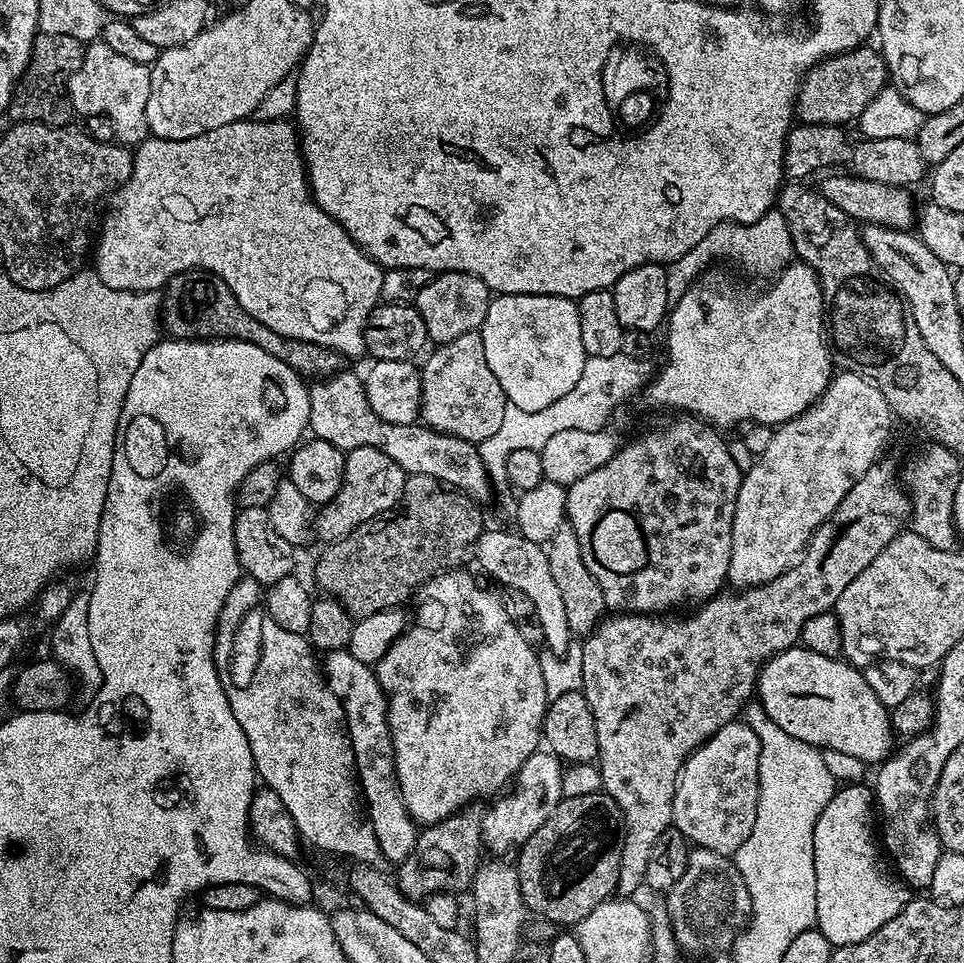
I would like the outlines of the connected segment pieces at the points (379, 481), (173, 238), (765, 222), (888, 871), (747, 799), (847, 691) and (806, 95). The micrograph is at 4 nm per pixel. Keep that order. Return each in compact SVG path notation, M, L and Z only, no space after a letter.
M362 446L347 453L344 457L344 481L342 490L334 494L329 504L323 505L314 516L314 532L324 542L346 538L354 530L358 530L370 520L375 520L382 512L389 512L400 500L404 489L406 474L394 458L386 458L382 450L374 450L370 446Z
M249 118L230 122L226 126L218 126L218 130L206 130L194 138L185 141L170 141L166 138L149 135L138 145L135 145L132 158L132 173L127 181L111 193L107 201L109 212L103 213L98 224L98 235L94 240L94 271L96 277L106 286L114 290L130 290L131 292L160 292L170 278L180 272L188 272L198 268L206 272L213 272L230 290L234 290L234 298L250 314L250 318L258 318L262 326L270 326L274 334L282 338L292 338L310 344L317 344L323 348L333 348L341 357L364 356L364 327L368 325L370 314L376 305L381 303L380 291L385 269L375 260L371 260L357 244L352 241L350 234L326 210L322 210L312 198L308 186L308 173L304 166L302 155L302 140L298 135L295 123L287 119L258 120Z
M773 208L750 224L734 224L728 221L710 230L709 234L685 255L667 265L667 296L669 301L679 300L685 290L699 279L698 274L706 269L712 260L732 260L750 272L773 275L786 268L793 256L789 226L779 209Z
M849 783L826 802L826 810L814 826L814 874L818 877L816 927L833 946L870 938L908 903L909 889L890 867L878 843L873 789L867 783Z
M743 722L722 726L705 744L688 755L680 779L676 781L672 824L688 839L689 845L735 857L738 846L750 838L758 814L759 757L758 734Z
M803 646L787 648L764 663L755 691L758 693L760 707L770 720L782 726L786 734L791 734L793 738L802 738L802 742L812 744L815 748L845 752L850 754L850 758L858 758L866 766L879 765L894 752L890 709L878 702L878 694L870 690L863 671L843 658L818 654Z
M861 46L851 52L840 52L836 56L827 56L819 60L813 68L808 69L800 88L796 92L794 116L802 124L834 124L848 126L848 123L859 121L862 110L874 102L874 97L889 83L888 68L884 65L883 55L875 47Z

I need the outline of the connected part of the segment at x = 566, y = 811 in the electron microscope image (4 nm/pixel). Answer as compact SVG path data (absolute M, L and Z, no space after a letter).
M601 790L594 794L581 796L565 796L555 810L530 834L525 844L521 844L515 857L518 886L522 890L525 909L552 924L575 926L594 910L603 900L609 899L616 892L618 882L618 866L622 862L622 846L624 845L624 815L610 798Z

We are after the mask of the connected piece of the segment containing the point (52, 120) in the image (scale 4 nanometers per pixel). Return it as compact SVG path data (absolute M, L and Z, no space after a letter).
M40 32L32 43L30 63L12 89L12 101L8 103L7 115L16 122L38 122L50 126L65 127L74 113L68 100L68 80L82 66L85 41L70 38L70 34L46 34Z

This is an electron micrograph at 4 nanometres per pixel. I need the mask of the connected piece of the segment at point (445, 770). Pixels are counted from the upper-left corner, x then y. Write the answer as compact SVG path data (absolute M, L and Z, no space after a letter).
M463 567L449 568L439 572L437 576L431 576L416 589L416 621L413 624L411 621L405 627L403 634L390 646L390 650L386 650L386 654L382 654L380 661L374 665L380 689L388 698L388 734L392 737L396 783L409 816L420 826L432 825L450 818L460 809L476 802L479 796L495 797L515 777L522 762L526 762L526 758L530 758L530 754L534 754L541 747L544 715L550 699L546 694L546 682L542 678L537 649L528 644L526 638L522 638L522 634L518 634L518 626L514 626L510 614L506 614L503 599L484 588L479 588L471 574L464 571Z

